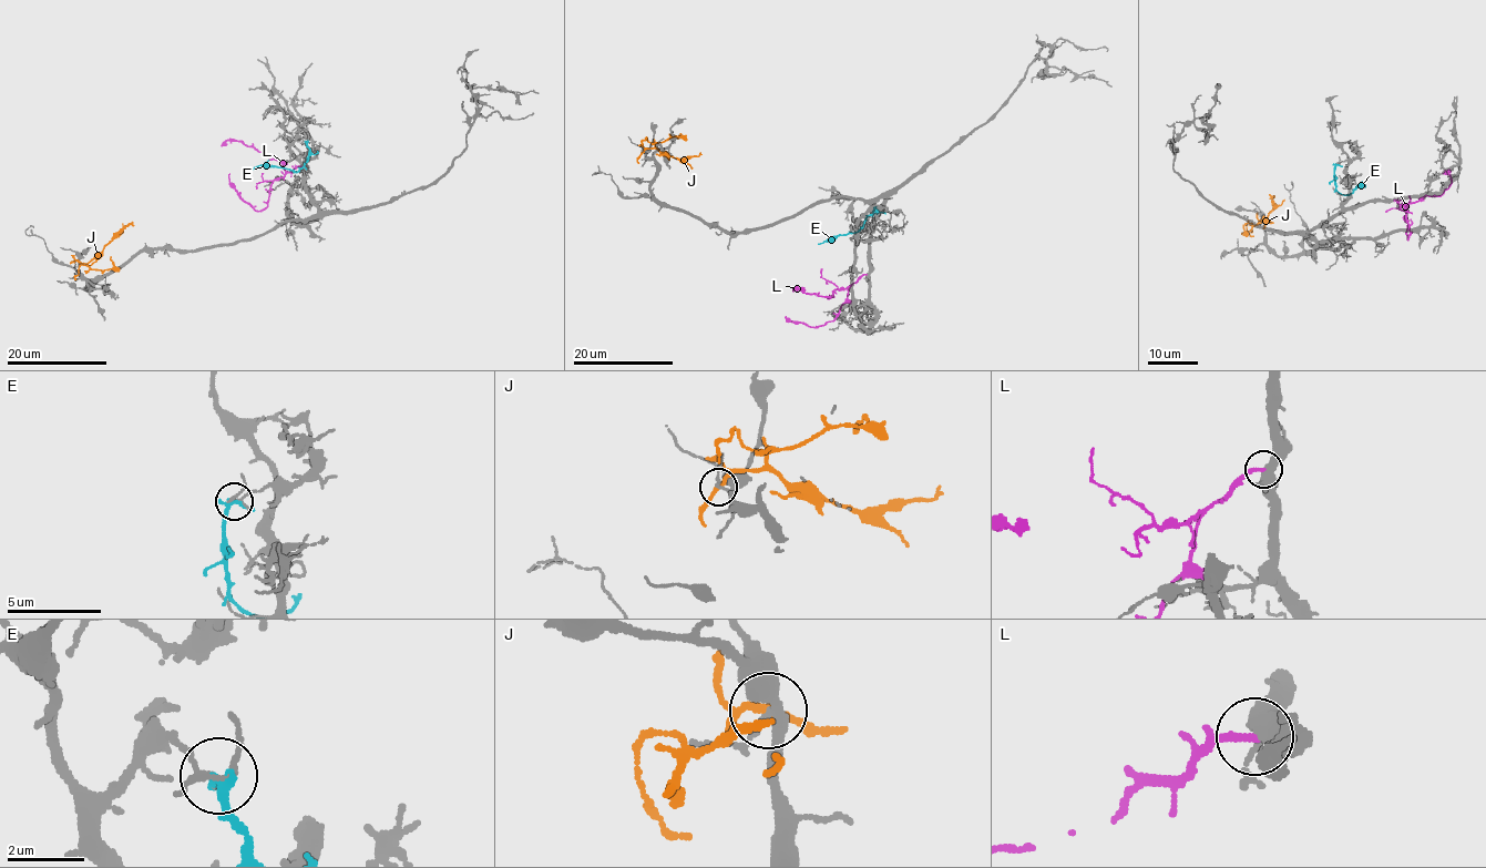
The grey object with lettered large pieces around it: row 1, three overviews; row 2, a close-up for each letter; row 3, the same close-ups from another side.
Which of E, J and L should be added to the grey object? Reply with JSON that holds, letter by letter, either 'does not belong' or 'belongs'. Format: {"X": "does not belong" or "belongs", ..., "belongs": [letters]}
{"E": "does not belong", "J": "does not belong", "L": "does not belong", "belongs": []}

